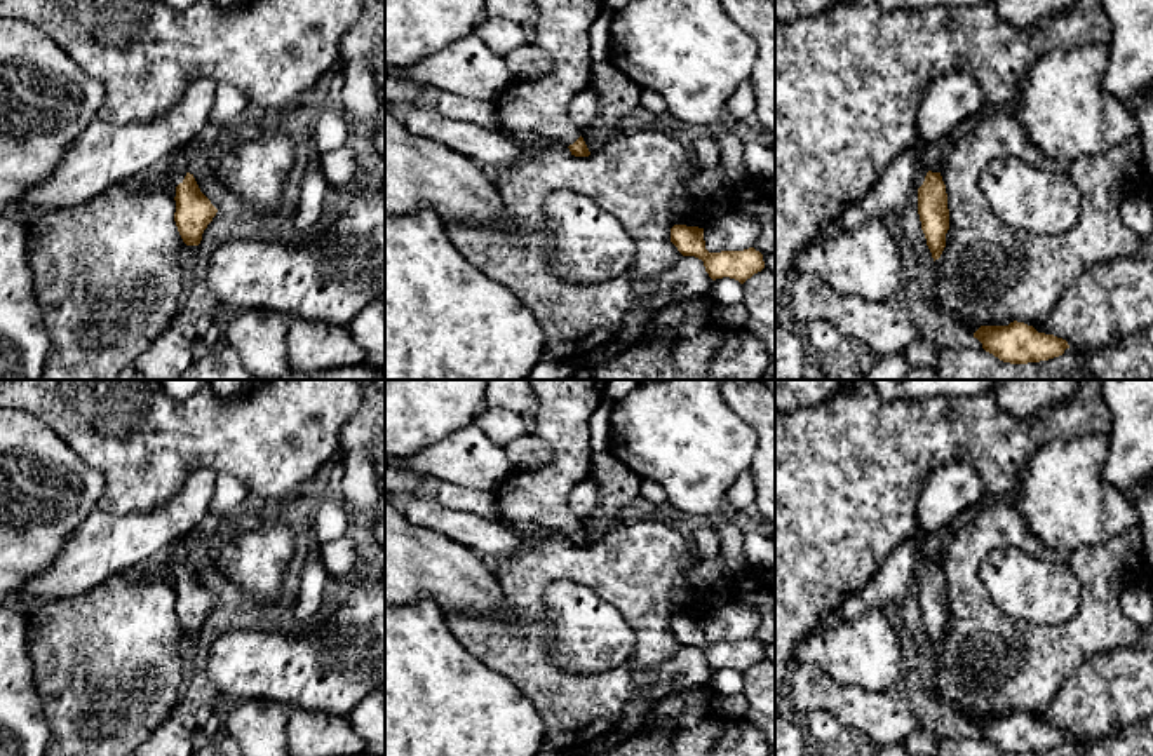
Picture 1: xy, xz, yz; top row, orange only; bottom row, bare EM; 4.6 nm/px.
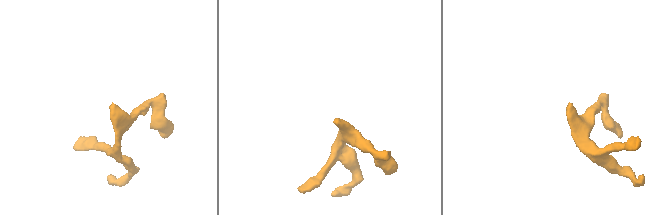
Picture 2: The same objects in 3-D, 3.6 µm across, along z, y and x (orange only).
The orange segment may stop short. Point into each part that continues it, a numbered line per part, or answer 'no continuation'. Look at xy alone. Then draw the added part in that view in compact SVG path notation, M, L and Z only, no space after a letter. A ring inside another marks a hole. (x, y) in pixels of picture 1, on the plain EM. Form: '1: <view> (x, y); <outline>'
1: xy (178, 561); M181 542L174 543L174 547L176 550L172 552L171 561L165 564L162 573L178 577L179 573L183 573L188 561L186 561Z

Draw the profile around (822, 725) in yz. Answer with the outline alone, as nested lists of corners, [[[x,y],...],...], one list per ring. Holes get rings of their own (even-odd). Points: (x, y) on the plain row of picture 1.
[[[826,711],[810,712],[806,716],[806,726],[819,746],[834,740],[843,730],[836,718]]]

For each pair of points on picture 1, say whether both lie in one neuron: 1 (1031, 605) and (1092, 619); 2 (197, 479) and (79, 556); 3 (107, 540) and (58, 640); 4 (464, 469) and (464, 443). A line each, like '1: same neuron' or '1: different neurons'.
1: different neurons
2: same neuron
3: different neurons
4: same neuron

